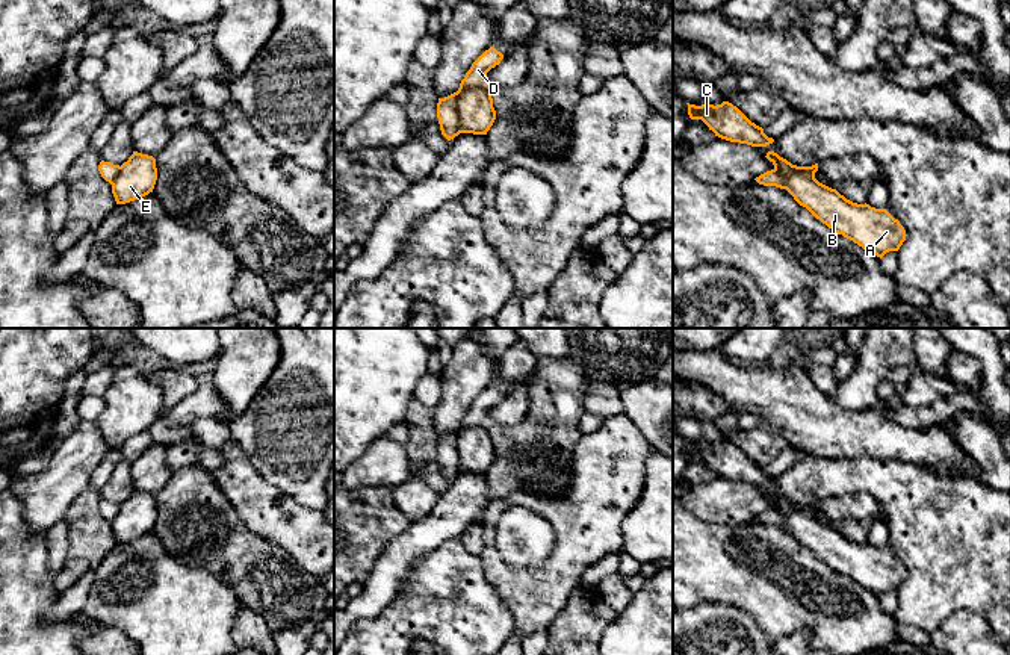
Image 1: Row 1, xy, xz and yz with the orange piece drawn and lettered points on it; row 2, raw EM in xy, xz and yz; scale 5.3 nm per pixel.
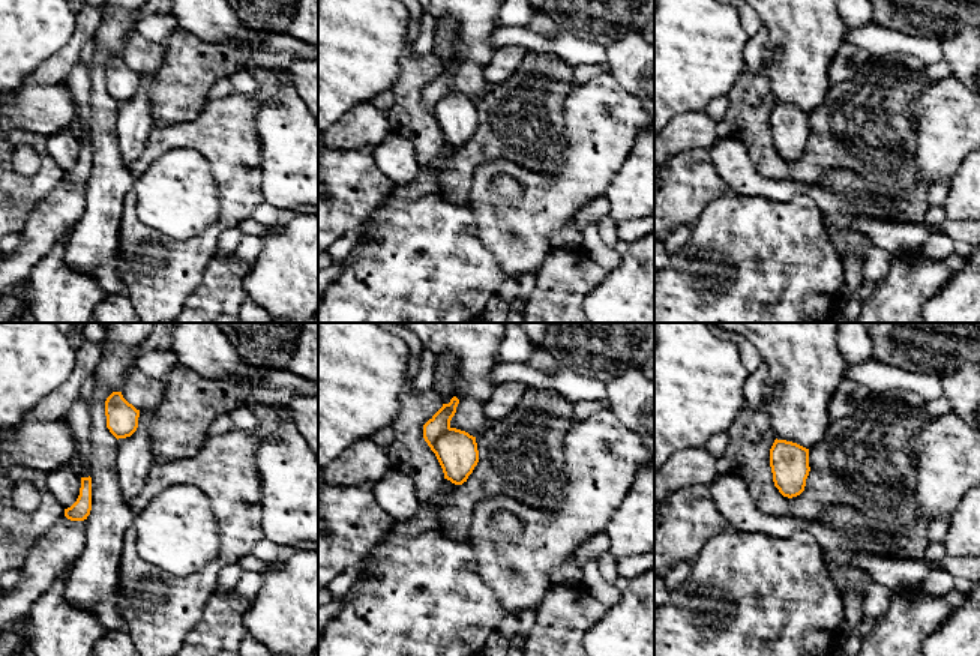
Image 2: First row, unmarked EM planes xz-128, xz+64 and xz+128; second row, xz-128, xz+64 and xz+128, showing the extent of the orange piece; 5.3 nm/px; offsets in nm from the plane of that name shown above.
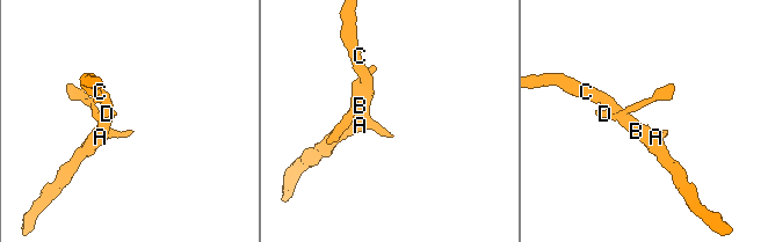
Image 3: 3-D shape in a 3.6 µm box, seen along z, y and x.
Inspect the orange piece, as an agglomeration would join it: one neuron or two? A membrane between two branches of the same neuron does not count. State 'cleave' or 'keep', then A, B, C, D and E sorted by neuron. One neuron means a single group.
cleave | A B C E / D

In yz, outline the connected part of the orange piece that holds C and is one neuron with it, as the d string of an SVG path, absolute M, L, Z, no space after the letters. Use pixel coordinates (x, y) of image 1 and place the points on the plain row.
M729 440L721 443L688 443L688 454L691 458L702 458L715 475L747 483L751 486L767 486L774 481L764 472L764 467L751 461L736 445Z

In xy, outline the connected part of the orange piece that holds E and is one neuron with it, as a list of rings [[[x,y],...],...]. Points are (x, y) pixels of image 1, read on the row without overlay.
[[[133,490],[129,499],[119,505],[119,511],[112,522],[112,532],[116,543],[125,543],[148,534],[153,531],[156,519],[156,498]]]

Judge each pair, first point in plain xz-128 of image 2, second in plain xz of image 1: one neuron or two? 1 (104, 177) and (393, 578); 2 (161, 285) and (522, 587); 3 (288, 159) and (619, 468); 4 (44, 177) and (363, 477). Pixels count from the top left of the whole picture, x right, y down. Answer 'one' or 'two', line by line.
1: two
2: one
3: two
4: two

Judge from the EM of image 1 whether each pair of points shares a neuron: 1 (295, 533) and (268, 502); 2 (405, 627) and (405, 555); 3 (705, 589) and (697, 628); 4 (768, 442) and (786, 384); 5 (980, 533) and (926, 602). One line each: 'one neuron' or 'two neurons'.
1: one neuron
2: two neurons
3: two neurons
4: two neurons
5: one neuron

